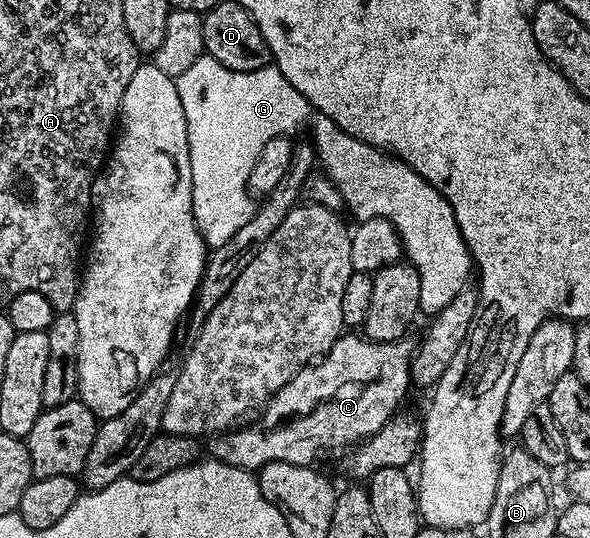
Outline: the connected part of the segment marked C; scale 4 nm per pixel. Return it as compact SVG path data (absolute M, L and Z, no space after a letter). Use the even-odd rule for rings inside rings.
M344 333L324 356L304 367L289 383L282 385L278 393L264 404L257 427L229 429L211 440L211 458L229 463L231 467L243 467L246 471L259 472L268 462L284 461L292 465L312 467L319 455L336 451L339 447L351 448L370 438L386 421L397 414L412 383L412 356L414 347L408 341L379 343L360 333Z

